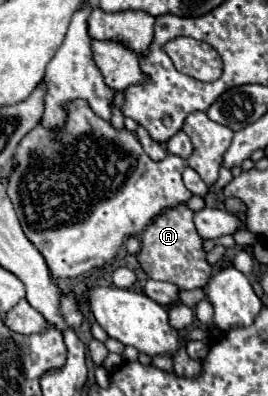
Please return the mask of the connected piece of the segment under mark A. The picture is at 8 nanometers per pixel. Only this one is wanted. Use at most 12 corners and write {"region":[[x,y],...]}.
{"region":[[186,205],[144,229],[150,279],[206,287],[212,267]]}

